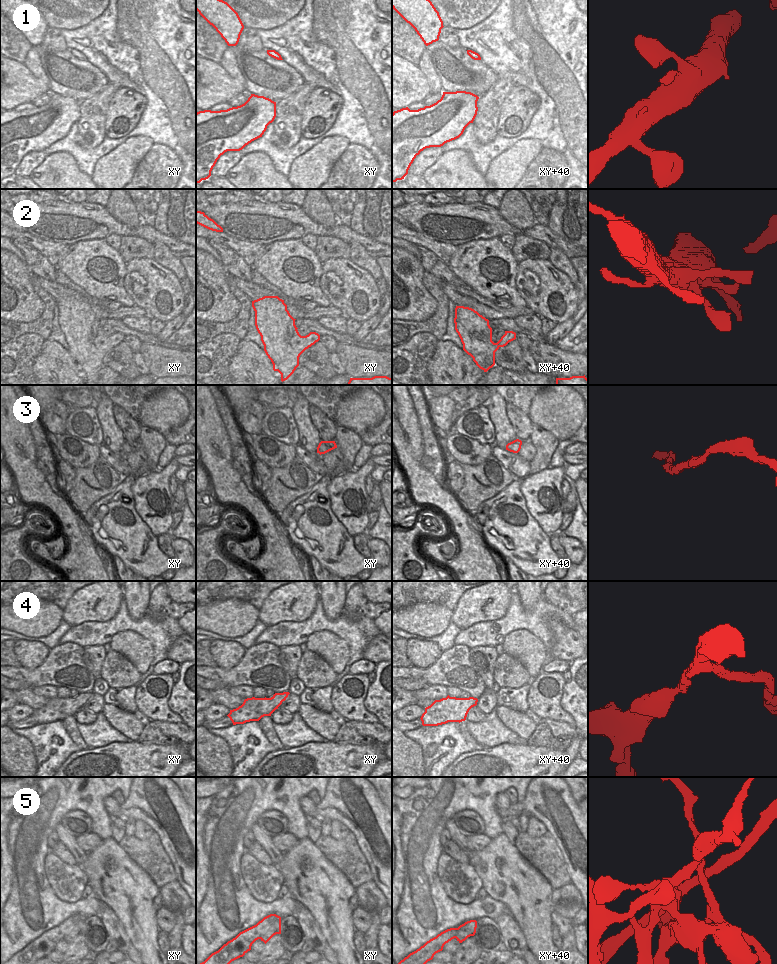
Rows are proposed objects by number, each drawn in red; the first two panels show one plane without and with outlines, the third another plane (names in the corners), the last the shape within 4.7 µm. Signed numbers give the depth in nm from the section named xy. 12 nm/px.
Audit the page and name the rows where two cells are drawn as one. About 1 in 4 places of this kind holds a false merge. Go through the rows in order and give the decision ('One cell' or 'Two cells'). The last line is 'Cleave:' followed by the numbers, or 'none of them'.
1: One cell
2: One cell
3: One cell
4: One cell
5: Two cells
Cleave: 5.

